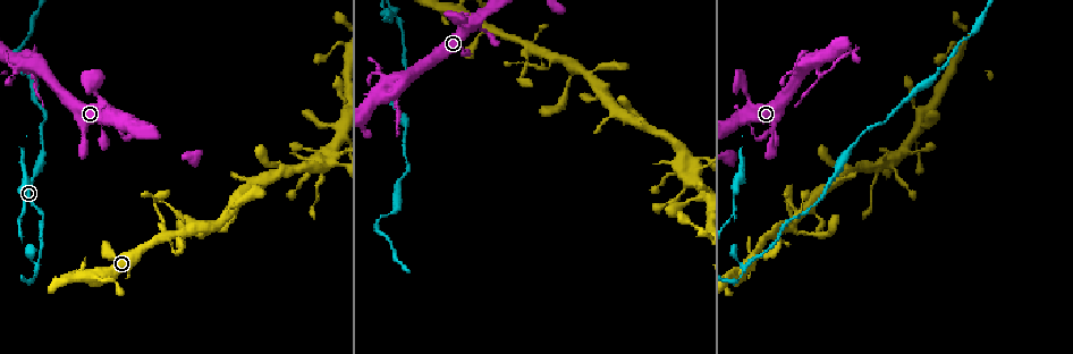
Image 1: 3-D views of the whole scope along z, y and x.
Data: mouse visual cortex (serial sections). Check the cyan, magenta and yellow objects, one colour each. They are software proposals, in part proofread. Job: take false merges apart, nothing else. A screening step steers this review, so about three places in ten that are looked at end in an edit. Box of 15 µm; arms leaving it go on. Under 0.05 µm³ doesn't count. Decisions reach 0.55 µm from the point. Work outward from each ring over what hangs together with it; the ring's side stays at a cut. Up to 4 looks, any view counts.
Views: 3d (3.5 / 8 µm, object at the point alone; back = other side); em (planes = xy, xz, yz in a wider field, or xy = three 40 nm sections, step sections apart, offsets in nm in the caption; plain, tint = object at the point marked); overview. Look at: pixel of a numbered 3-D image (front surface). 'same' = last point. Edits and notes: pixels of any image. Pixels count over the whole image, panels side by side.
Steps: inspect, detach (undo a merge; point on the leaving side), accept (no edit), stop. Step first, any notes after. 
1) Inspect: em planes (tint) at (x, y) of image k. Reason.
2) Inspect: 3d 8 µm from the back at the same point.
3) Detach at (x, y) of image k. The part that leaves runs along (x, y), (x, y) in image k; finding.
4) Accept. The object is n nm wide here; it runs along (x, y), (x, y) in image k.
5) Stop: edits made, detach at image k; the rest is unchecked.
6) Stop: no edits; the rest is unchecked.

Inspect: 3d 3.5 µm at (167, 234) of image 1. Sharp bend.

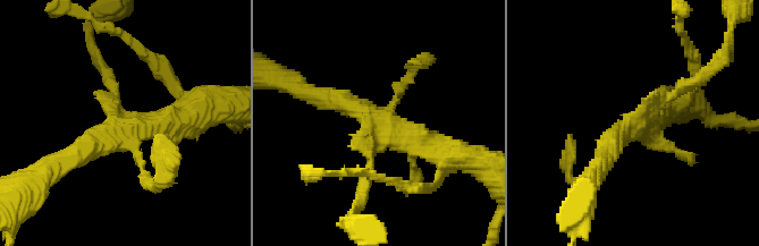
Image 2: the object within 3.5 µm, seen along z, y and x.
Inspect: em xy step 3 (tint) at (127, 128) of image 2.

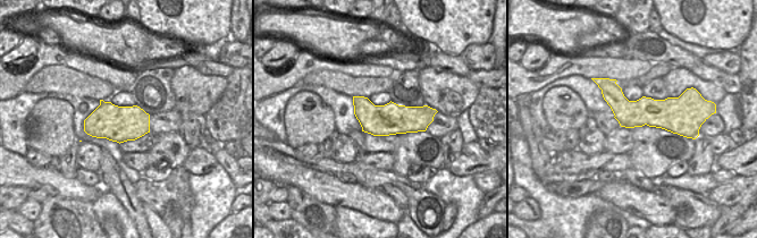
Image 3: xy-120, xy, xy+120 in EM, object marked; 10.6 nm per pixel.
Accept. It runs along (321, 96), (447, 152) in image 2; continuous, no second cell.

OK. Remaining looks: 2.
Inspect: 3d 3.5 µm at (886, 163) of image 1. Thin arm on a thick one.

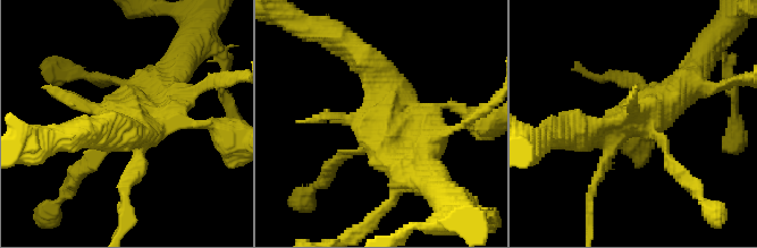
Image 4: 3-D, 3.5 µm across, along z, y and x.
Inspect: em xy step 2 (tint) at (138, 118) of image 4. Now the EM.

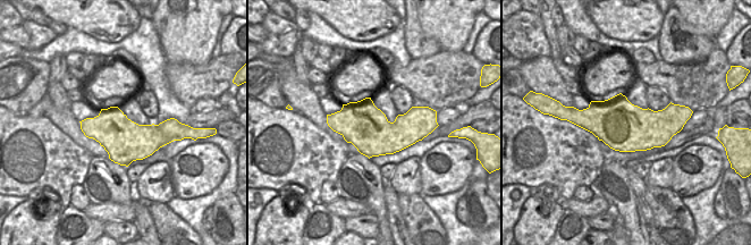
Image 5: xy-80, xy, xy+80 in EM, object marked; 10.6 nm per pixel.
Accept. It runs along (362, 61), (418, 173) in image 4; all the same cell.

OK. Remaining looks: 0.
Stop: no edits; the rest is unchecked.

